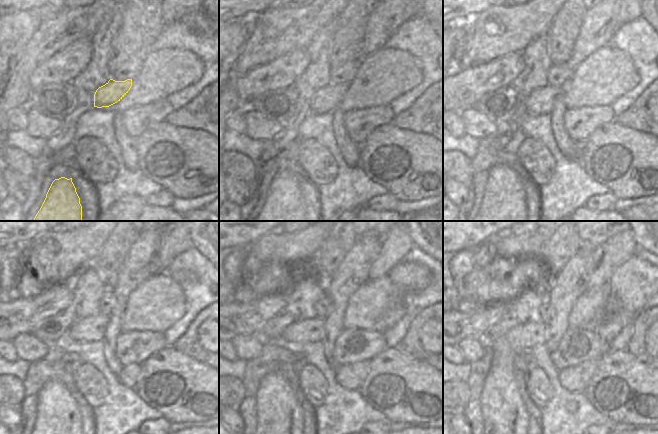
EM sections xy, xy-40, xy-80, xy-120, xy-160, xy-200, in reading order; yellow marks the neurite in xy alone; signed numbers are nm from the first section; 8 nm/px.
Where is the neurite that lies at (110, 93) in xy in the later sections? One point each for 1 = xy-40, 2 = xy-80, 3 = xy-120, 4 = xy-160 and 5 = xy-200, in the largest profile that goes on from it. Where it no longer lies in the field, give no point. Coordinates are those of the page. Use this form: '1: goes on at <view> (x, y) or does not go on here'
1: goes on at xy-40 (326, 99)
2: goes on at xy-80 (541, 101)
3: goes on at xy-120 (92, 328)
4: goes on at xy-160 (309, 330)
5: goes on at xy-200 (505, 419)

